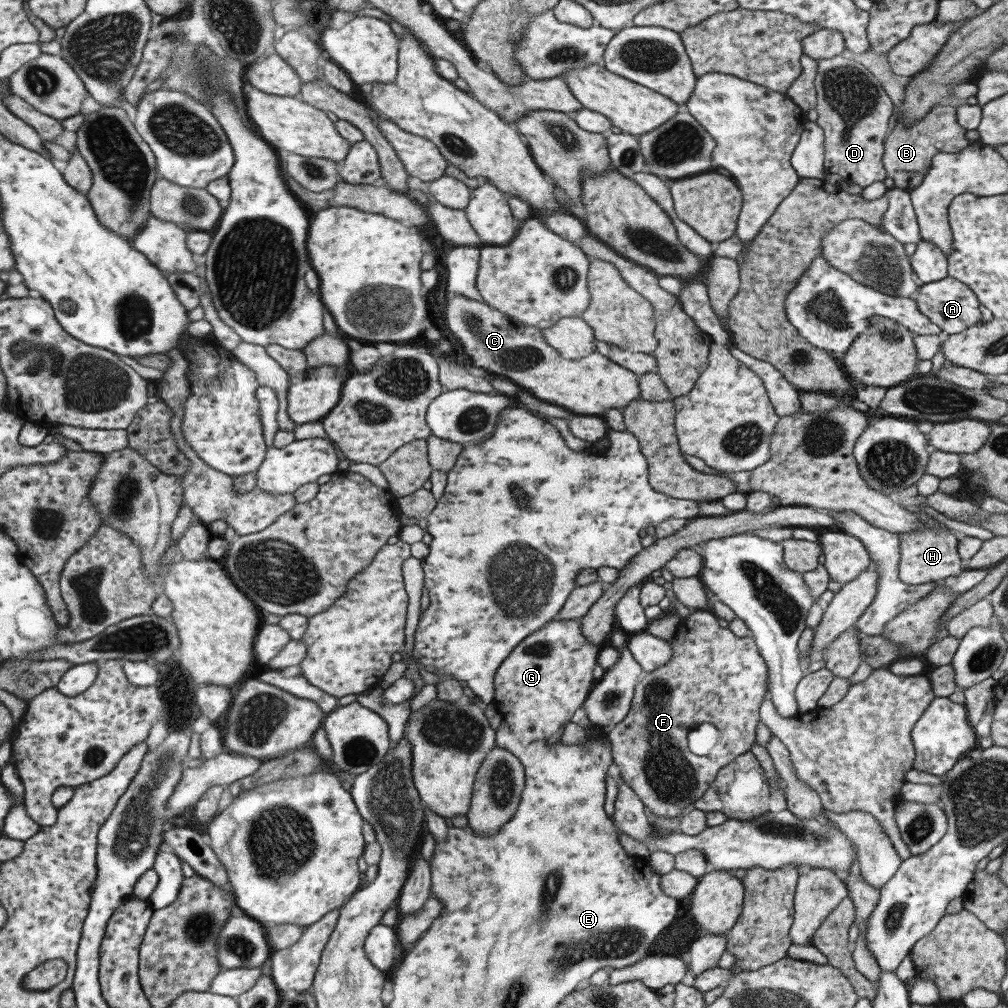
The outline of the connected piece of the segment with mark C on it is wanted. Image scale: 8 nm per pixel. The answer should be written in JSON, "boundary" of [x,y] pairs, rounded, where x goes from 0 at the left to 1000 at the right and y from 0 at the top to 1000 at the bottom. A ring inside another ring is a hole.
{"boundary":[[[442,293],[441,318],[446,329],[455,337],[460,349],[468,355],[469,362],[487,369],[489,372],[504,375],[517,387],[529,389],[535,397],[559,403],[572,412],[596,413],[601,407],[620,405],[635,392],[634,373],[629,369],[606,359],[591,347],[572,357],[563,357],[540,337],[535,325],[520,322],[500,310],[489,306],[483,300],[475,300],[461,294]]]}

